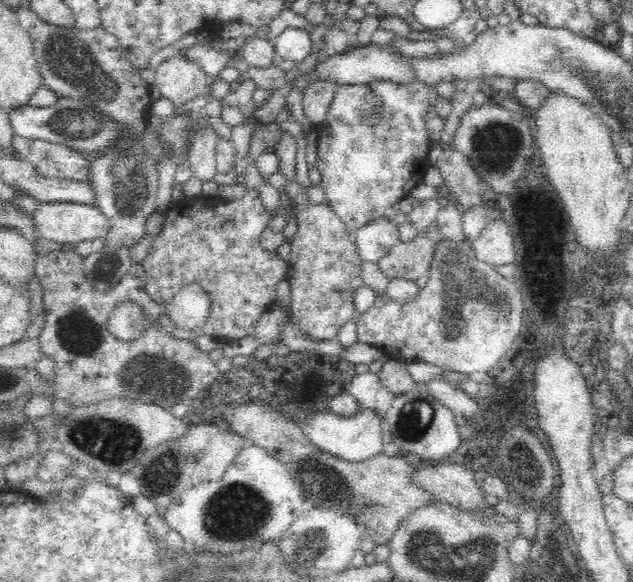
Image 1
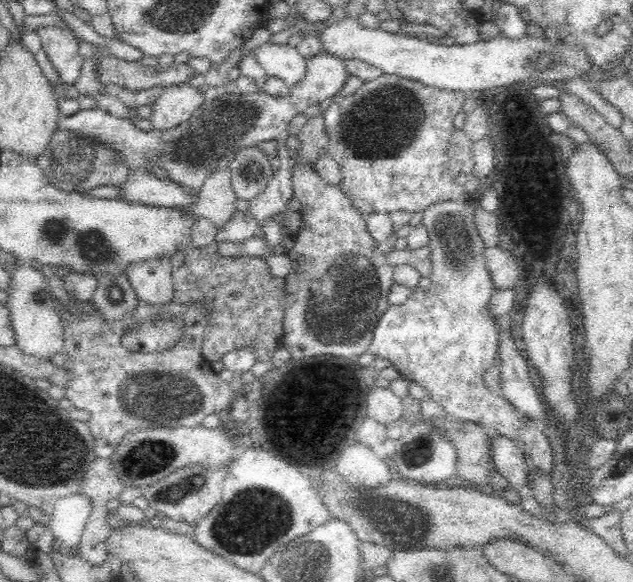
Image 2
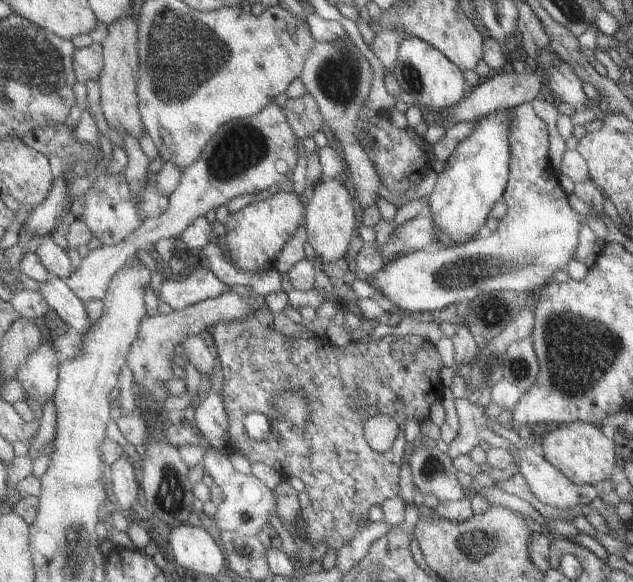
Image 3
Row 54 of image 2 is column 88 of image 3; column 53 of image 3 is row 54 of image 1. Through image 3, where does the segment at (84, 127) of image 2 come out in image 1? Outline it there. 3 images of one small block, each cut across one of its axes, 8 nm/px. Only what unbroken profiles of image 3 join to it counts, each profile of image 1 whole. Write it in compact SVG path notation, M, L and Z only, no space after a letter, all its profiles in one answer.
M284 28L272 41L280 57L295 64L304 60L311 50L307 28Z

